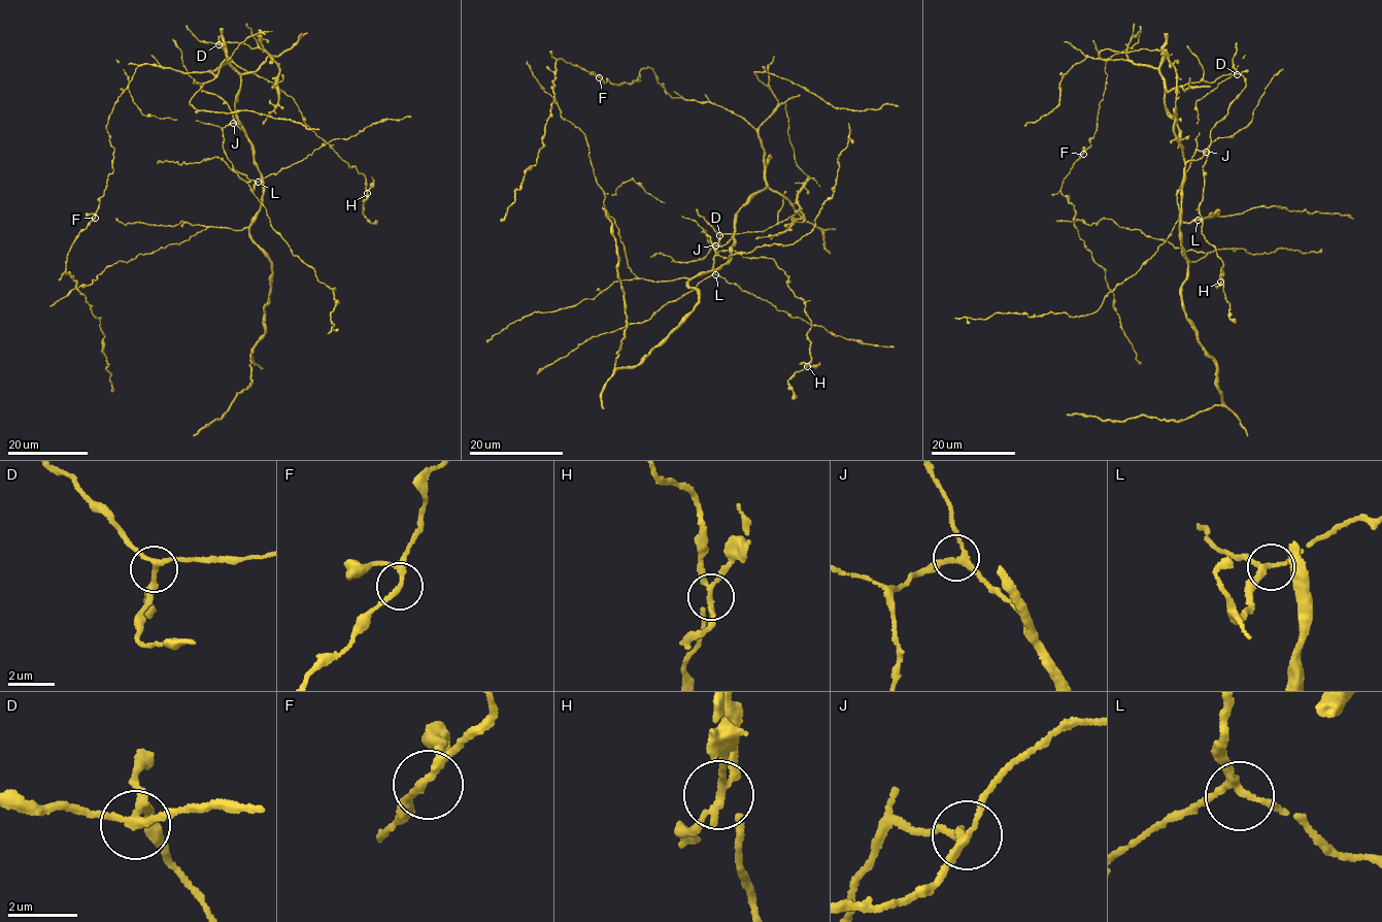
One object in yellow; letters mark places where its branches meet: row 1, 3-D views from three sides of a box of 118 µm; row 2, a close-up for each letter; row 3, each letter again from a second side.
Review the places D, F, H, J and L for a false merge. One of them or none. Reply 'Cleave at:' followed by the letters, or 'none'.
Cleave at: H

